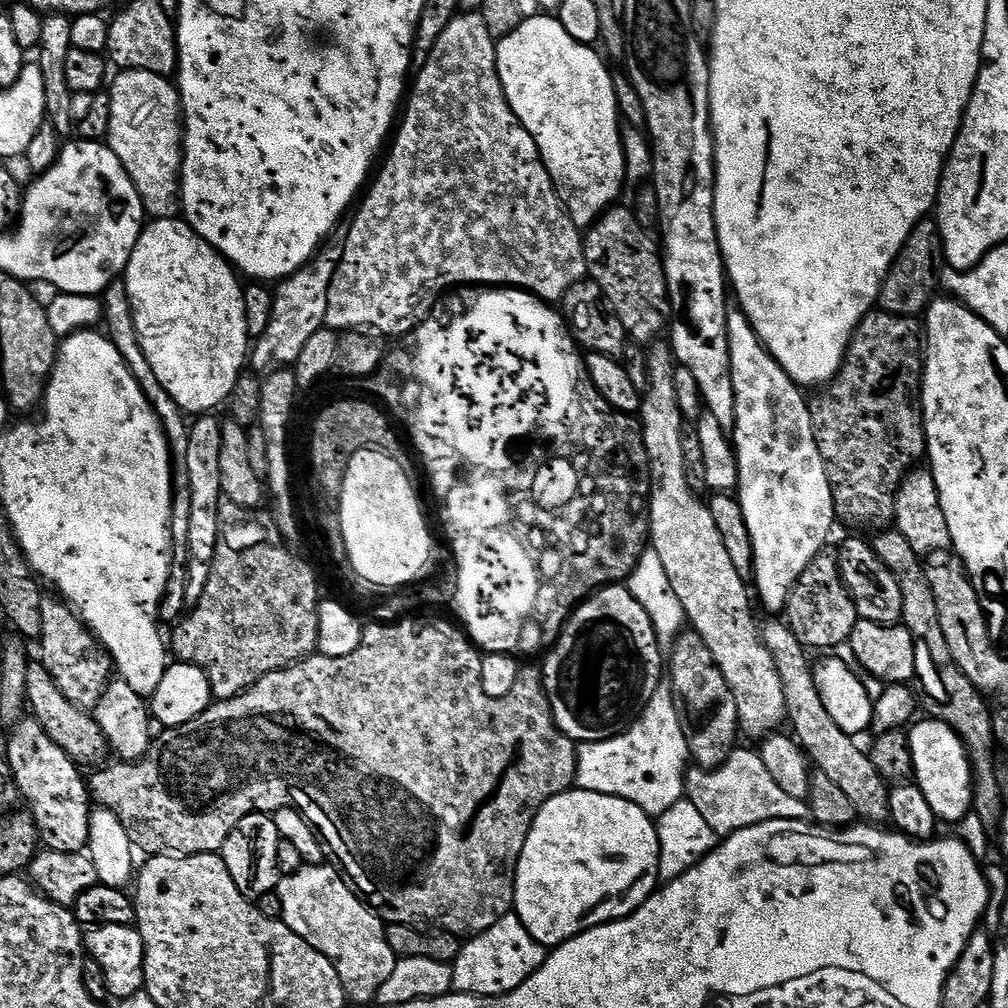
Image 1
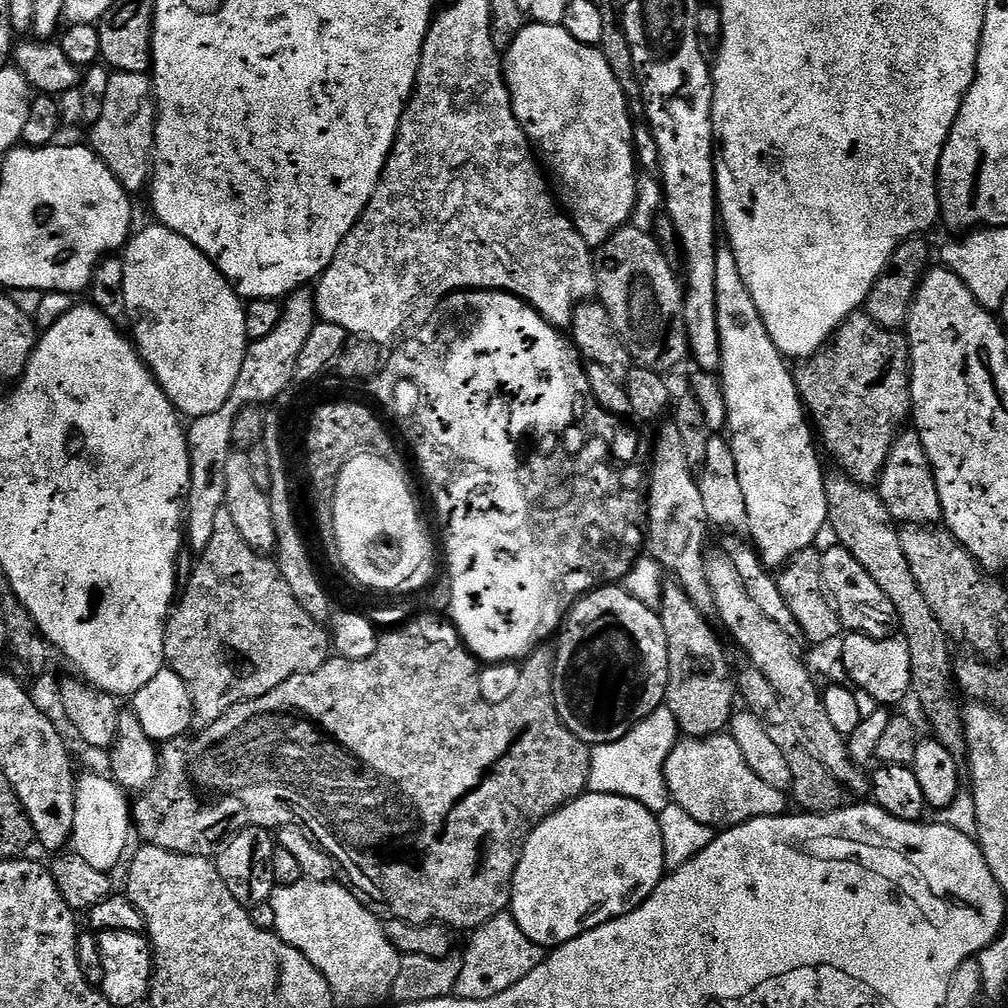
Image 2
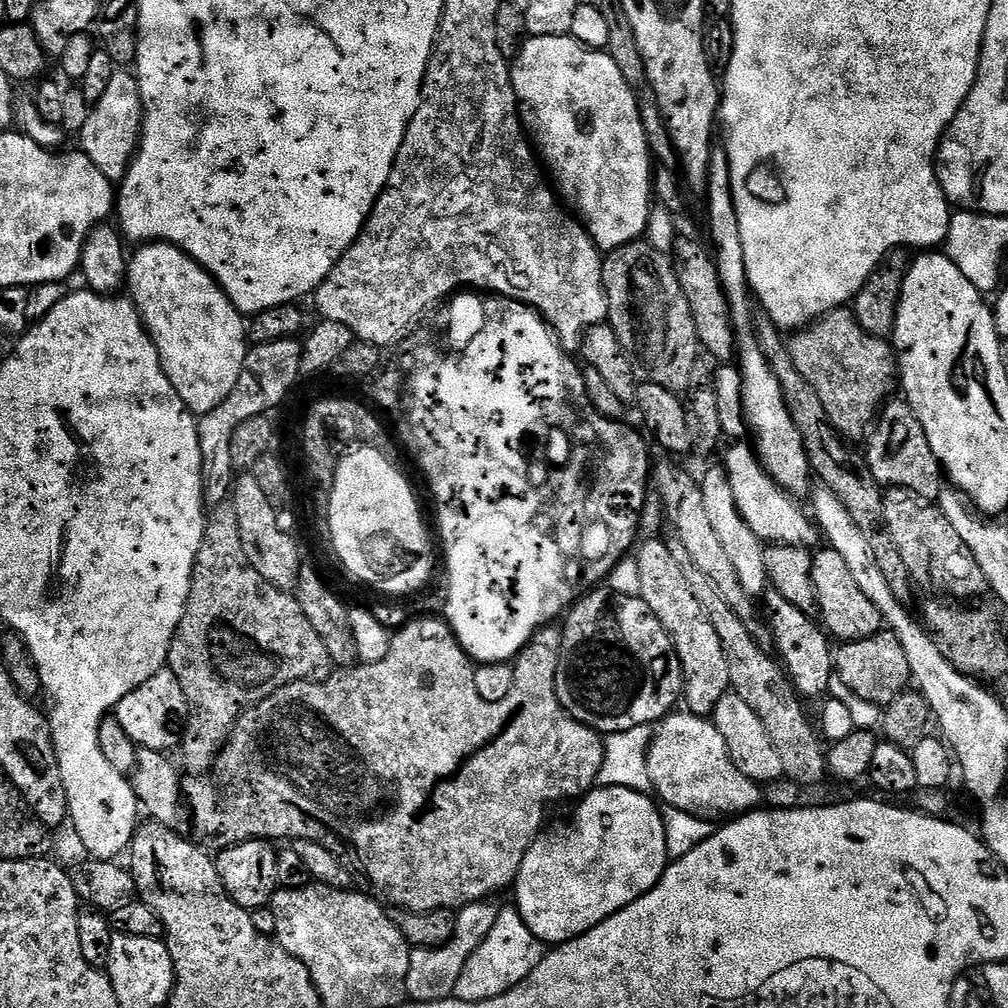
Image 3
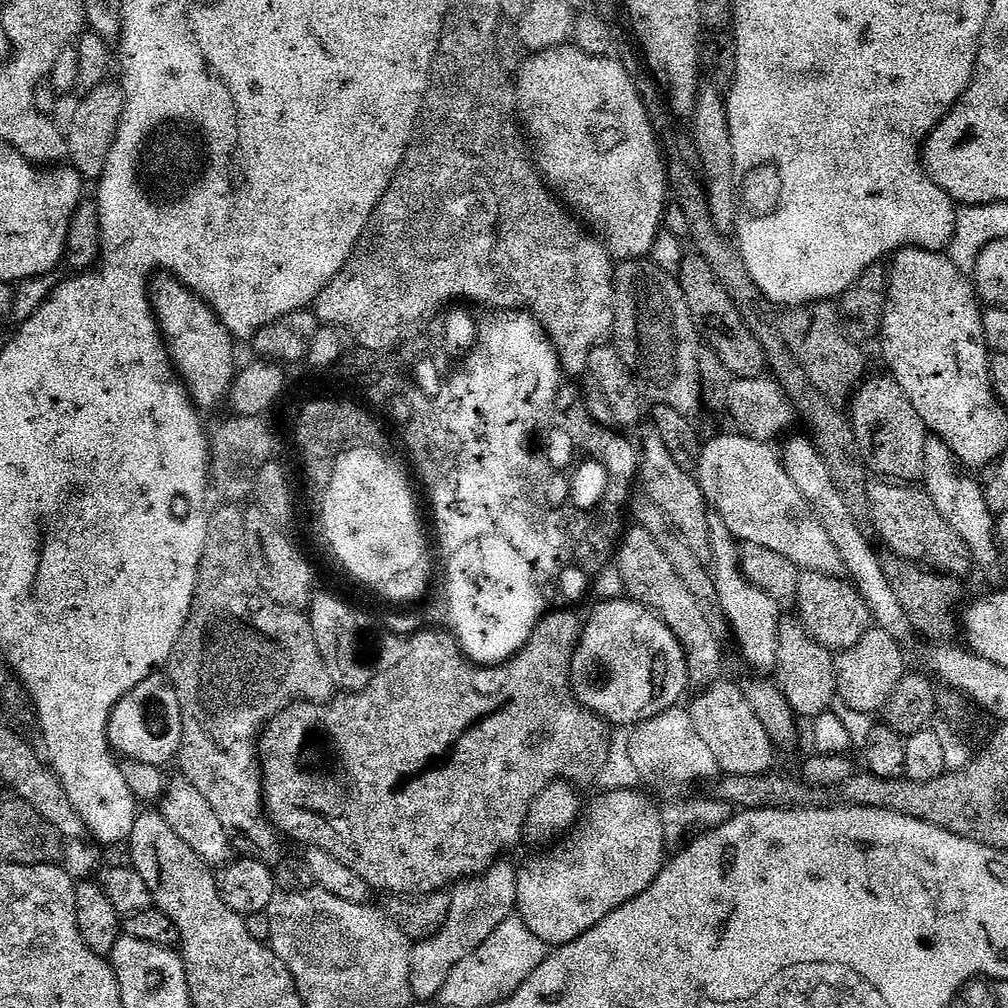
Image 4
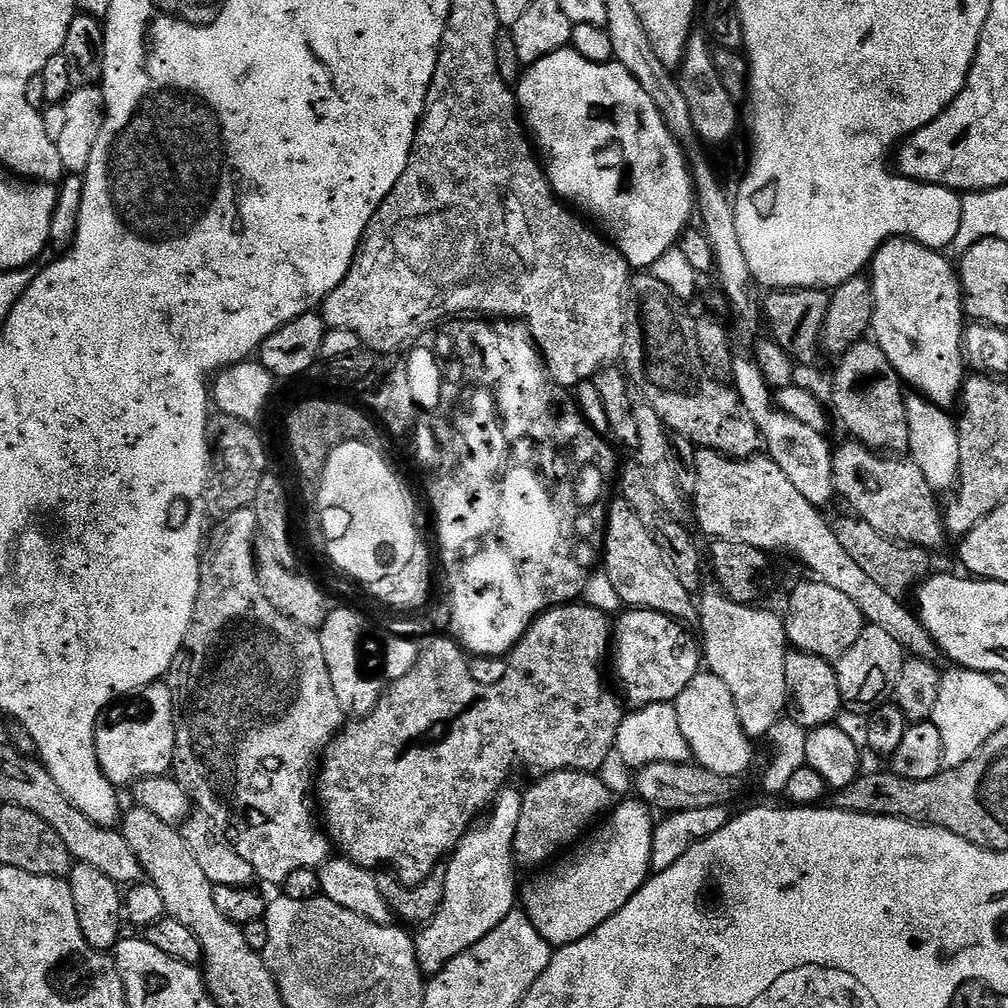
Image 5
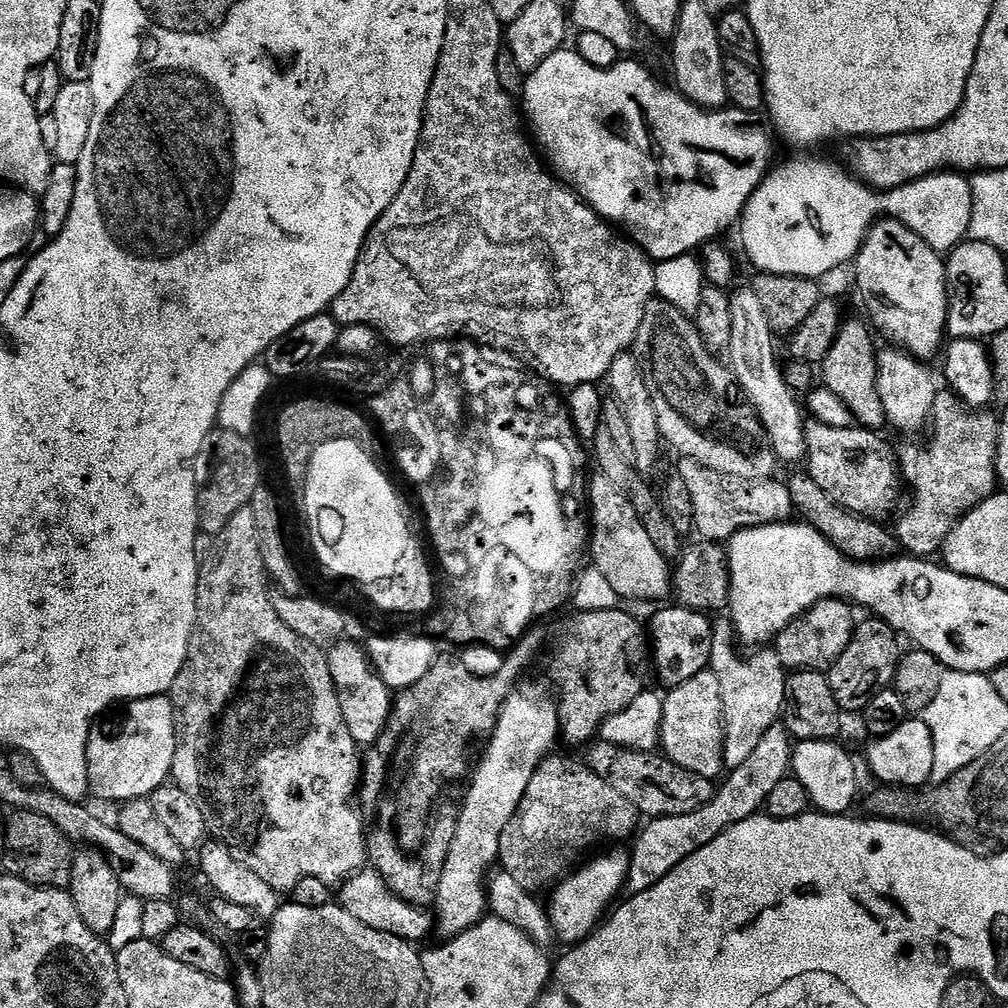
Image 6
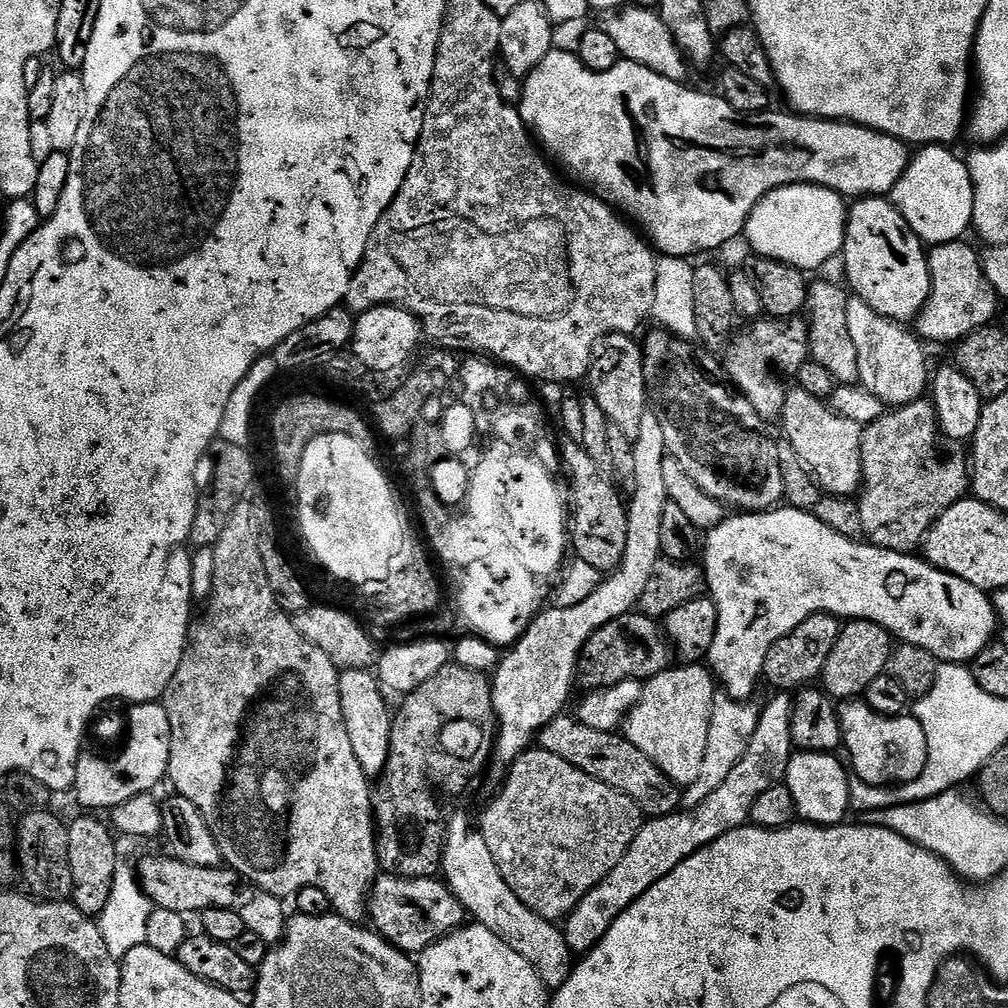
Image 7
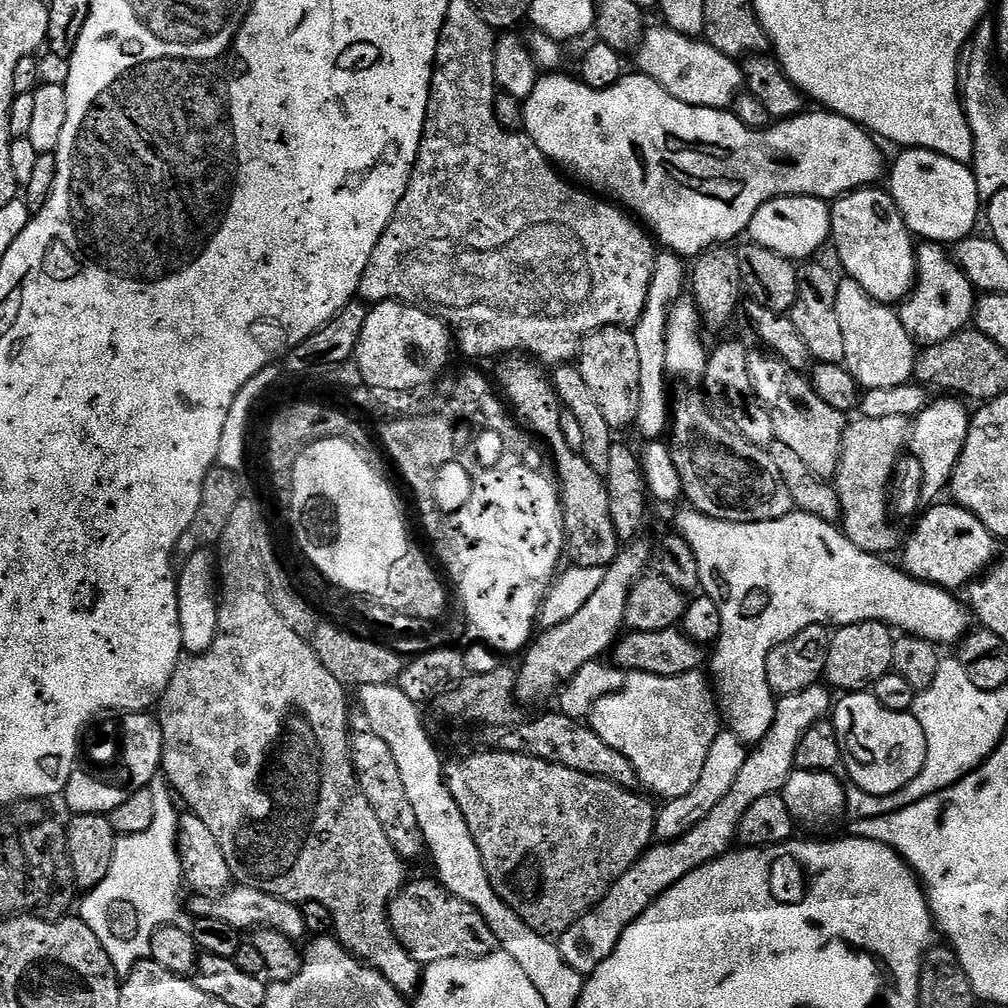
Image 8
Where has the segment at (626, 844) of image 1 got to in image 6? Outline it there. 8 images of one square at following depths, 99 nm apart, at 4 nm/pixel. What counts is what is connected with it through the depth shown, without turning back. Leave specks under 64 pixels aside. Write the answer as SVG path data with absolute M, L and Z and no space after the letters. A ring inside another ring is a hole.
M612 846L604 850L609 852L601 851L596 854L601 856L593 855L551 889L552 901L547 901L546 911L548 919L552 922L555 939L561 940L564 946L579 944L587 936L592 935L601 923L602 917L609 911L608 903L619 894L620 888L622 892L627 885L629 853L625 849L623 852L620 848L623 847Z

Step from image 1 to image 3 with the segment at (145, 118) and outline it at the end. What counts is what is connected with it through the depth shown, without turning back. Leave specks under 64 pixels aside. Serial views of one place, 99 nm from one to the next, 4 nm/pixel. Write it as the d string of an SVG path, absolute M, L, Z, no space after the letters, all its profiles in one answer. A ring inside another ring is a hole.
M128 70L113 71L102 98L89 107L85 125L79 130L79 151L84 152L108 180L119 182L136 155L143 122L144 107L135 75Z

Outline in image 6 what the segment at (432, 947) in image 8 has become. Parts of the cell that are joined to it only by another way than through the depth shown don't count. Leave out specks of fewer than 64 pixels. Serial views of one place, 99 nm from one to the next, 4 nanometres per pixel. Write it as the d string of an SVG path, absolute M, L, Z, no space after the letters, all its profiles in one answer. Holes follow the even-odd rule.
M371 866L361 868L339 885L338 903L346 910L346 914L358 918L362 926L370 926L370 930L378 930L382 934L394 934L409 942L421 942L434 930L433 913L427 907L411 904L395 896L390 886L386 886L386 882Z

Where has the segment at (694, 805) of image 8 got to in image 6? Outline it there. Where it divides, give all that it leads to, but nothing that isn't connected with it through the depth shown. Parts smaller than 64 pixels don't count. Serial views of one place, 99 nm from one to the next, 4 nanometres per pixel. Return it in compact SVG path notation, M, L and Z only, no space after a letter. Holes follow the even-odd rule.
M720 619L712 625L710 670L718 678L722 700L724 768L731 770L742 766L742 762L750 758L758 742L762 742L762 734L766 734L766 730L773 728L781 719L788 676L775 650L756 650L753 656L740 656L741 649L731 619Z

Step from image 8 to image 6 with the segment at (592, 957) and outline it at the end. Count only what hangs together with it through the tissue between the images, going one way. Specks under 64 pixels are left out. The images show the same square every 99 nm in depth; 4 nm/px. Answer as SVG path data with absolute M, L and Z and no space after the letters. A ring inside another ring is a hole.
M777 722L773 728L762 734L762 742L742 766L731 769L723 777L724 785L721 783L716 789L716 797L706 806L694 810L694 814L682 814L681 816L658 816L647 821L648 824L639 829L635 837L636 845L630 848L628 857L628 883L626 885L629 893L645 892L650 890L674 866L678 866L690 854L694 854L702 846L714 842L718 834L722 834L730 826L742 822L746 818L757 815L763 809L766 798L770 798L770 790L778 786L784 777L789 775L792 766L793 745L787 728L783 723Z

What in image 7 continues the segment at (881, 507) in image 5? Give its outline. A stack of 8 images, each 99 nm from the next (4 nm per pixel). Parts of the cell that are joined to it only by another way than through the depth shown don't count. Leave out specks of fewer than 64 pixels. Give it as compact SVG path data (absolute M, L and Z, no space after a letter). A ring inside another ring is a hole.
M799 386L793 388L793 392L789 391L784 397L784 406L782 409L782 425L784 424L783 435L786 437L794 450L797 451L799 458L801 458L802 462L812 473L816 484L819 485L819 487L823 489L827 495L841 498L855 497L857 493L859 493L864 482L864 471L862 470L862 442L864 441L865 425L859 424L858 422L850 422L848 418L842 418L836 411L834 411L833 408L825 403L825 401L814 398L814 394L810 394L807 390L805 390L805 388L801 388Z

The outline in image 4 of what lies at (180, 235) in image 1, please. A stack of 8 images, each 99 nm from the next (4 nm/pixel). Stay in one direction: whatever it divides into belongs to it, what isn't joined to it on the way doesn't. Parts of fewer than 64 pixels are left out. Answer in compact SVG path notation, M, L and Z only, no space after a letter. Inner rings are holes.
M172 276L159 277L152 286L153 313L157 324L160 327L161 335L165 340L168 349L169 359L173 367L180 376L181 381L192 397L193 404L199 409L212 408L218 405L229 395L232 387L232 381L235 379L236 365L234 360L236 354L235 337L232 333L225 330L223 321L218 319L215 312L204 300L194 295L183 283Z

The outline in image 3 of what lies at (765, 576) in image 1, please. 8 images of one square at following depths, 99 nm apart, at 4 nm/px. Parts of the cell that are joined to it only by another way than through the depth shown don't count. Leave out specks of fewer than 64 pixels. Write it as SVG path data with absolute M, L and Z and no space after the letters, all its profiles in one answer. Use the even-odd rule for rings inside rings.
M720 146L713 147L712 150L708 166L707 196L708 232L712 235L710 244L714 249L720 289L723 290L724 298L728 301L732 330L736 334L738 367L744 379L742 382L744 418L748 421L750 436L756 439L754 451L760 458L760 465L768 473L769 480L777 488L787 492L793 498L807 497L814 484L814 473L808 461L806 446L802 442L802 434L798 434L798 426L794 426L794 418L790 418L790 410L784 401L782 386L770 370L766 362L766 354L762 354L762 346L758 346L756 341L756 321L754 311L752 312L753 301L750 297L746 274L746 256L742 254L742 232L738 230L738 216L732 198L730 162L728 153Z

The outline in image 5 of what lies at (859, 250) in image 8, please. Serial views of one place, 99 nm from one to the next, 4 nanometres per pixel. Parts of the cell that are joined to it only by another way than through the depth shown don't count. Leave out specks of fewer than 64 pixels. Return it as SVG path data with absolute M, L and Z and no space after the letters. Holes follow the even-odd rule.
M897 238L881 244L870 265L873 318L871 335L884 357L905 385L908 384L926 400L937 406L955 405L966 383L964 301L960 298L957 269L944 257L943 251L927 248L917 240Z

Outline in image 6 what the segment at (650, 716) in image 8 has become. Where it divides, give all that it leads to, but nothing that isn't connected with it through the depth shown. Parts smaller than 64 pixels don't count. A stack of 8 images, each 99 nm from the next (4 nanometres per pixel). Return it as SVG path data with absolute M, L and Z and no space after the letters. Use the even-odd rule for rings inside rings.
M705 670L694 674L686 682L675 685L671 689L669 696L663 697L664 709L662 710L662 722L660 723L659 747L663 755L667 756L678 766L690 770L699 776L716 778L721 775L724 768L724 721L722 712L722 700L720 698L720 687L718 678L711 670Z

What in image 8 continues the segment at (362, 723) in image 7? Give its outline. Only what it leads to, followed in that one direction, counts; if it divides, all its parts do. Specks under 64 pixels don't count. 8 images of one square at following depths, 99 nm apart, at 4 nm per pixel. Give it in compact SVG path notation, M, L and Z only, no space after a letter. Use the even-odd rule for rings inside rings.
M365 734L351 741L352 766L356 770L356 780L360 784L366 802L370 802L370 810L382 822L386 838L390 838L390 846L399 854L401 860L411 862L415 856L424 856L424 835L414 818L414 806L410 806L410 798L406 798L406 790L402 786L402 778L392 758L392 751L382 738Z

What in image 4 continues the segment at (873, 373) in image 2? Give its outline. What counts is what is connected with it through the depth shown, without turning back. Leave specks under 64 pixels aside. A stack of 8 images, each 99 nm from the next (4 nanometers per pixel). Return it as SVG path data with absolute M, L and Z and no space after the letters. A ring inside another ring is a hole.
M818 300L789 307L785 312L788 313L779 317L782 339L786 346L790 346L790 354L798 358L798 366L806 370L806 378L810 378L810 382L818 386L827 400L847 401L865 379L869 369L867 370L868 360L864 357L865 349L844 332L839 307L827 300Z

